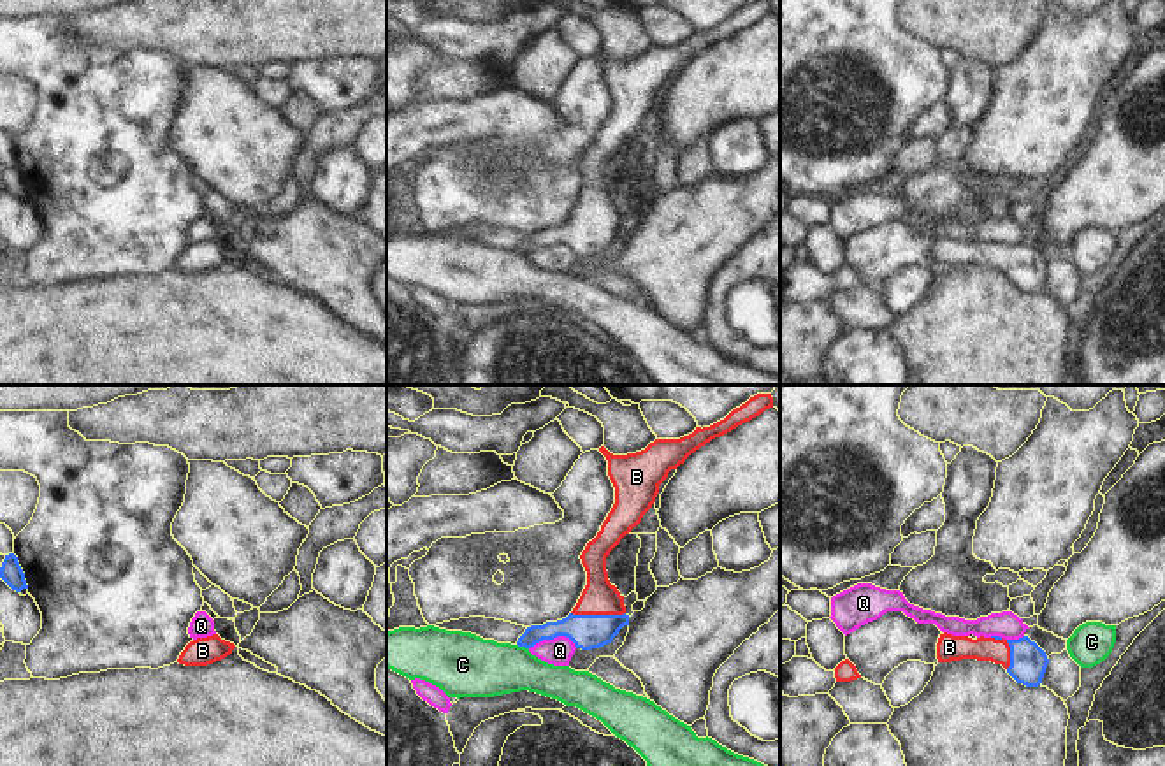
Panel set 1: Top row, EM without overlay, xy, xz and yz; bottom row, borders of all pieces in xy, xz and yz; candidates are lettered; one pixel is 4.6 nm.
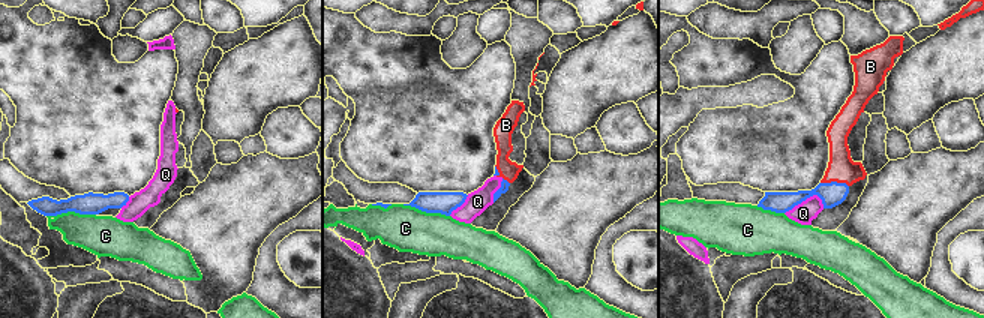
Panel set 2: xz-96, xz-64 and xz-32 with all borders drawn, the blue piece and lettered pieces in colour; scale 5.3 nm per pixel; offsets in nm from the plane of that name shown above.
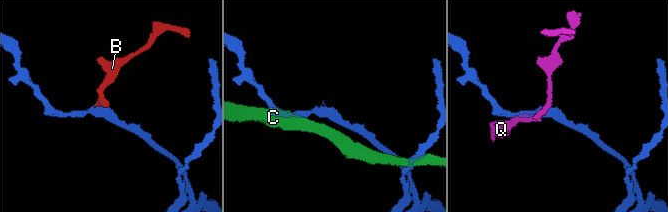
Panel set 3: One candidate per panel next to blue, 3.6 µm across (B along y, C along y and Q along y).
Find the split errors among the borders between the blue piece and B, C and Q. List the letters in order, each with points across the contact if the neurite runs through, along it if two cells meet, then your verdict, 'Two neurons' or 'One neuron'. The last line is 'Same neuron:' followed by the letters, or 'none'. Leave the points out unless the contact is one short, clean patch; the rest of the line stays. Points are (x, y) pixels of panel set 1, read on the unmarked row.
B: Path across: xz (587, 238), (598, 222), (600, 204). One neuron
C: Two neurons
Q: Boundary: xz (577, 253), (564, 243), (554, 243), (543, 245), (529, 255). Two neurons
Same neuron: B.

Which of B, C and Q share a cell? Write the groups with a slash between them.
B / C / Q

